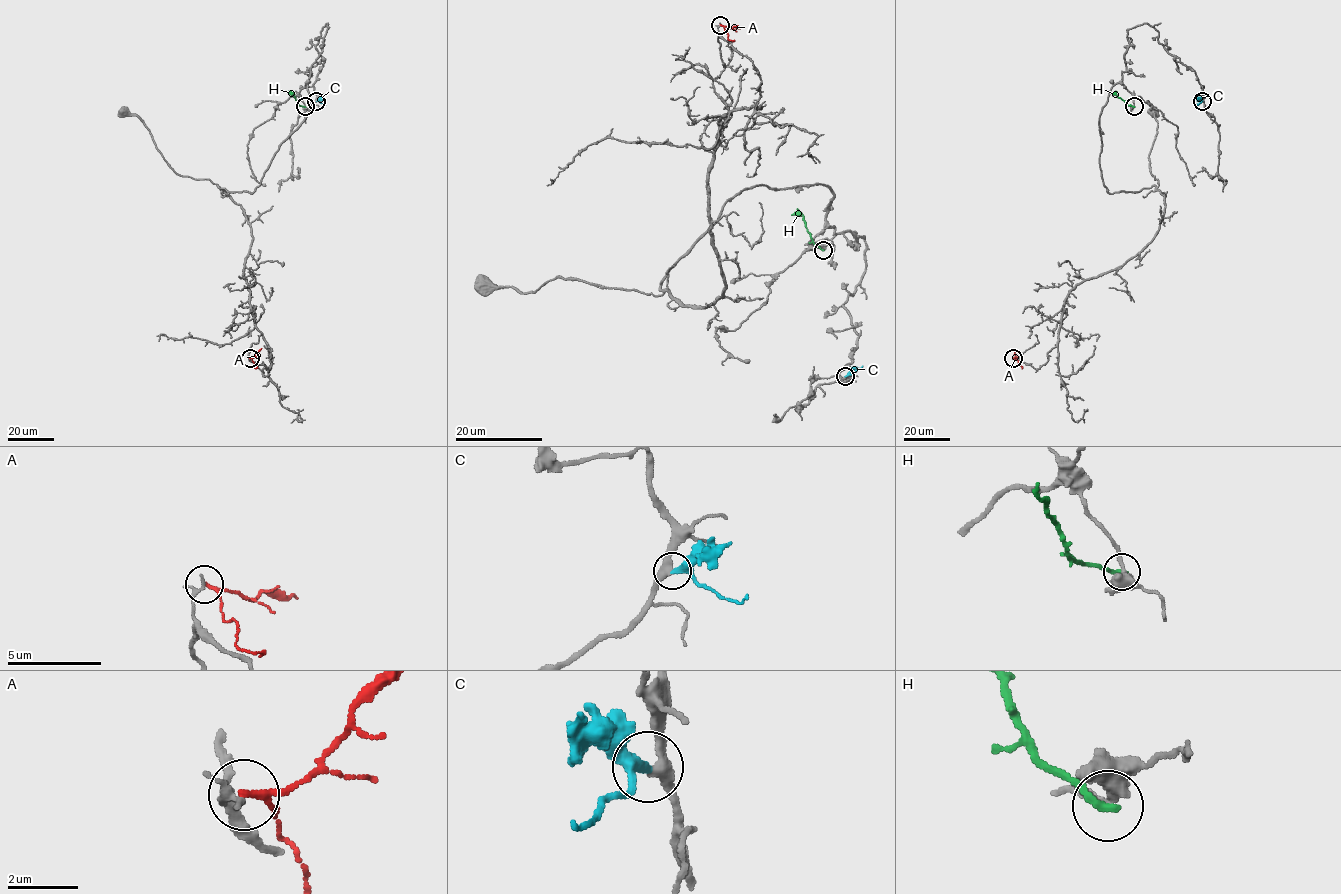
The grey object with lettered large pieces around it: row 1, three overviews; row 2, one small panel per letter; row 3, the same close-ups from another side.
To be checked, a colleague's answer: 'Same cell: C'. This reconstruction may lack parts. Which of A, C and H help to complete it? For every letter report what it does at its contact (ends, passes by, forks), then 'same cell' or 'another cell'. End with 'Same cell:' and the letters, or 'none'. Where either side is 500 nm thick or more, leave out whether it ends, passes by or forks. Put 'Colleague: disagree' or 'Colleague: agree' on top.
Colleague: agree
A: it passes by; another cell
C: it passes by; same cell
H: it ends there; another cell
Same cell: C

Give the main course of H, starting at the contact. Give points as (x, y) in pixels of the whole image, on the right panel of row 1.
H: (1134, 106), (1128, 105), (1116, 91)

